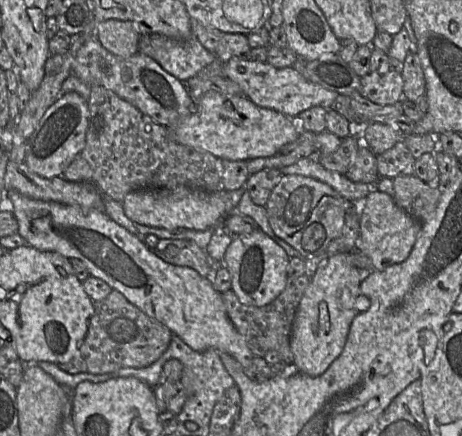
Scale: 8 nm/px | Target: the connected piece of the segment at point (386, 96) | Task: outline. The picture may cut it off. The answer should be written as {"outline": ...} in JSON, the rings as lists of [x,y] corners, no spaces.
{"outline":[[[370,71],[360,79],[360,95],[376,104],[393,105],[403,98],[403,78],[399,72],[380,74]]]}

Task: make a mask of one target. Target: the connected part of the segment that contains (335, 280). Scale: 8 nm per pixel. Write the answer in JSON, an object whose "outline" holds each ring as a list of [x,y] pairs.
{"outline":[[[349,253],[331,254],[317,269],[299,303],[290,336],[294,356],[293,369],[317,377],[322,375],[342,353],[350,325],[357,314],[367,310],[369,299],[360,291],[364,272],[350,261]]]}

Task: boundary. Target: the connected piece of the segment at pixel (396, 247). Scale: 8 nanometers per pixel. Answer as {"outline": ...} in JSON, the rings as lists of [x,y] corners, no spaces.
{"outline":[[[372,187],[360,217],[358,245],[371,260],[371,270],[380,271],[405,261],[420,234],[423,223],[400,208],[393,197]]]}

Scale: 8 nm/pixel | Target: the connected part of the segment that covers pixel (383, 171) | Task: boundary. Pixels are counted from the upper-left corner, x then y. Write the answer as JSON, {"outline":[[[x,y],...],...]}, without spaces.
{"outline":[[[402,140],[387,151],[376,155],[376,160],[380,177],[393,179],[399,175],[414,174],[415,158]]]}

